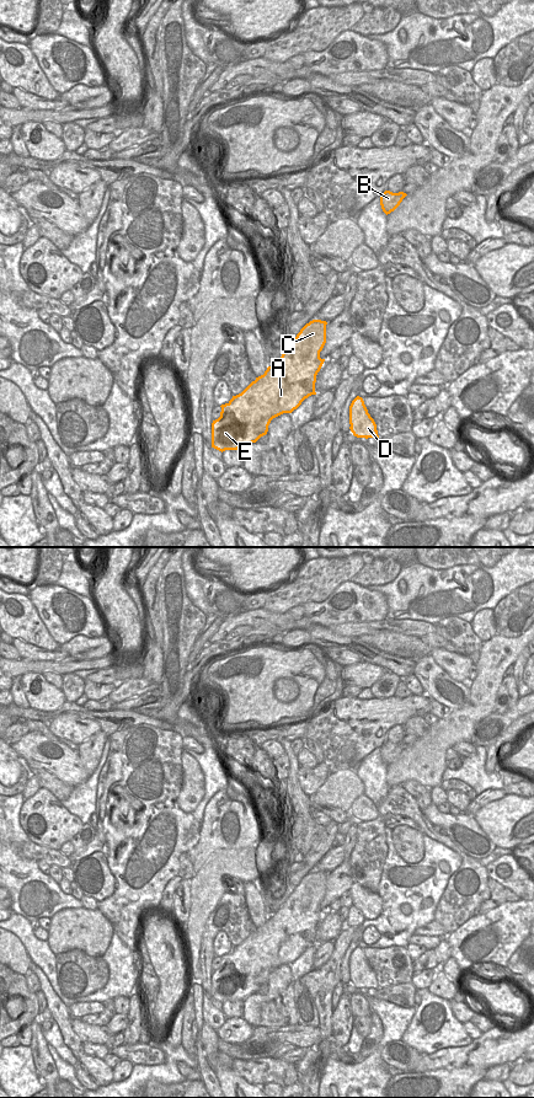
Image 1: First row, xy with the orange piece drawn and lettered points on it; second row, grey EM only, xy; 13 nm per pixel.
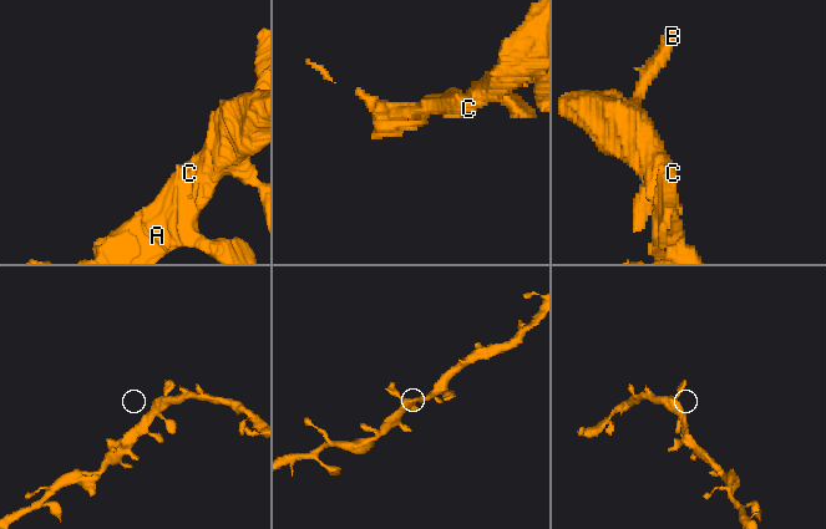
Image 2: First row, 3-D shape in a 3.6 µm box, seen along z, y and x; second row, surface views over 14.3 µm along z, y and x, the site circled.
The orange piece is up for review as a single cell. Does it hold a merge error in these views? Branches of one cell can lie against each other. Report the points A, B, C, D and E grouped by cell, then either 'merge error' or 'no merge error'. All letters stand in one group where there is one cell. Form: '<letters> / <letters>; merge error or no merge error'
A B C D E; no merge error

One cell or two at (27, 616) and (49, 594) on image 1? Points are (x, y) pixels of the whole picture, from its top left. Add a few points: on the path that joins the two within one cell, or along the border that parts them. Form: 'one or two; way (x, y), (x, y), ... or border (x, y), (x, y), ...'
two; border (27, 596), (48, 633)

